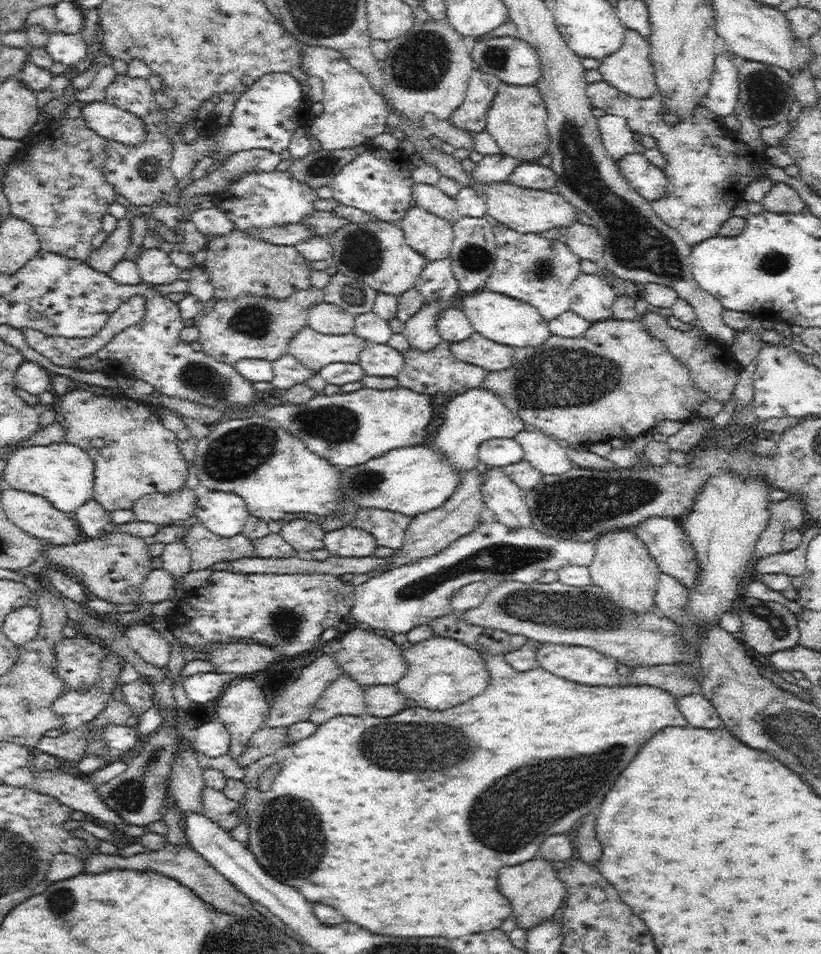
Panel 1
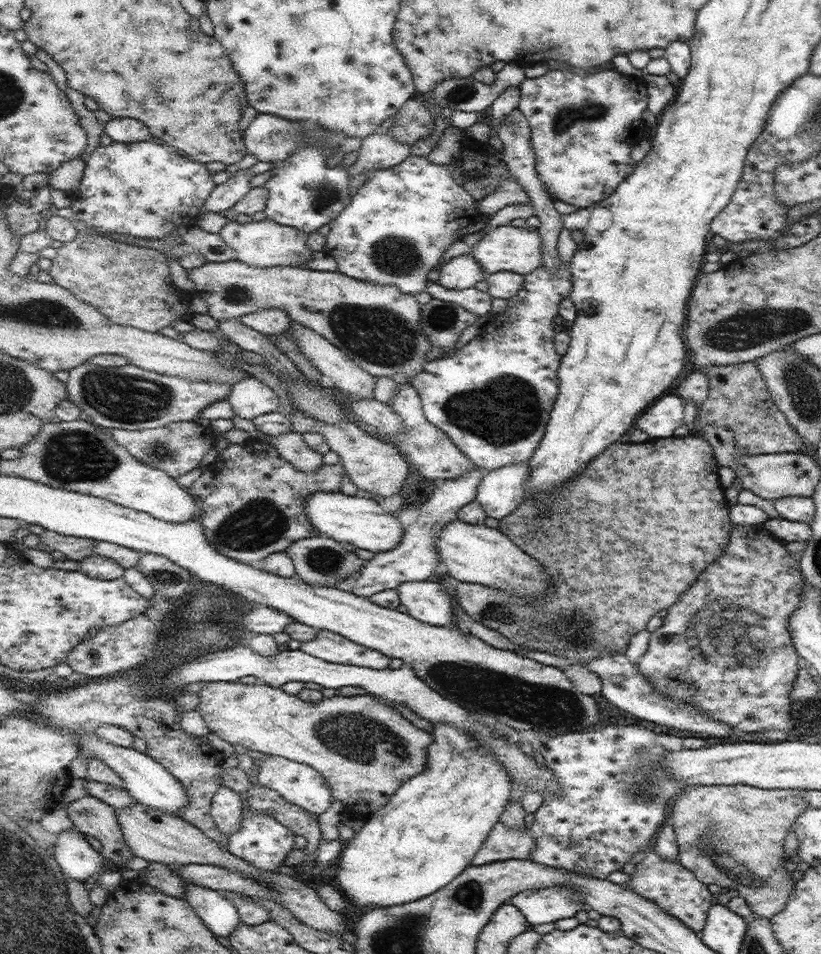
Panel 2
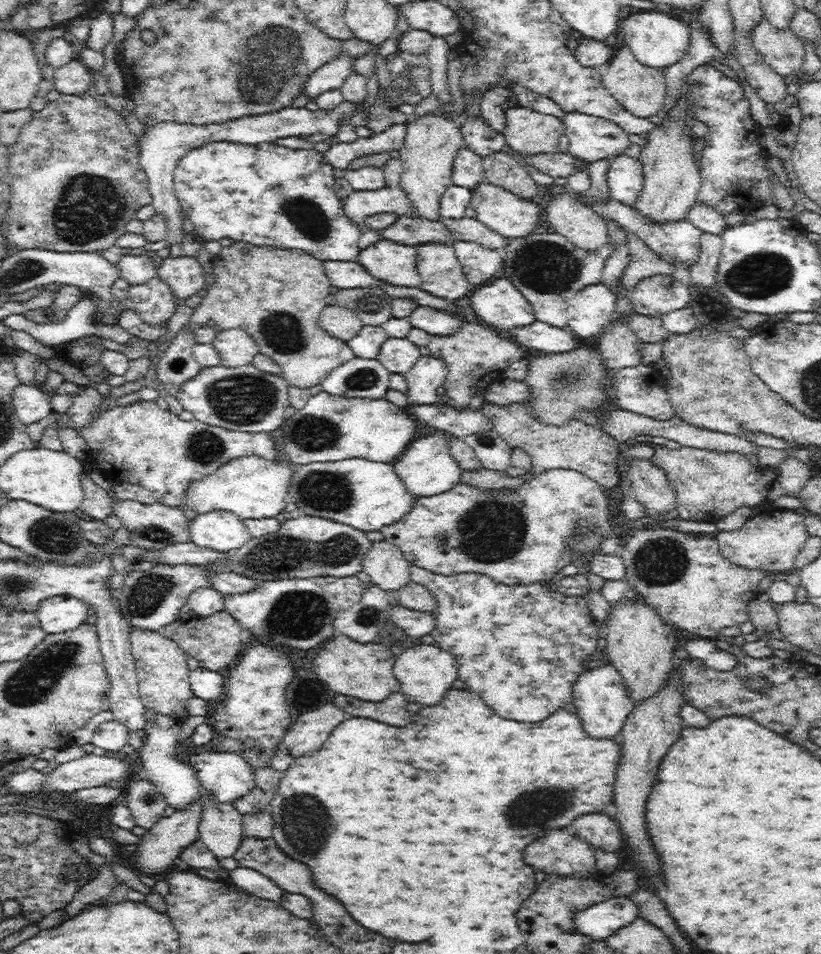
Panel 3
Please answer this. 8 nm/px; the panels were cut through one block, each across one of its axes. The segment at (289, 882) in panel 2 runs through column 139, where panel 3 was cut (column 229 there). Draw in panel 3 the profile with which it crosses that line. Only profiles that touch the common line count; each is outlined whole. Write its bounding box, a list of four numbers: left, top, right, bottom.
[198,800,244,860]

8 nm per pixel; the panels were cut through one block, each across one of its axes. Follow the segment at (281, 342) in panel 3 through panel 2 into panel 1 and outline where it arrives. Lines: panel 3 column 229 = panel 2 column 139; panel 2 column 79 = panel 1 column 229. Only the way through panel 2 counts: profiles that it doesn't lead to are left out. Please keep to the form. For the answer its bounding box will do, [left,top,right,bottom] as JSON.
[204,230,312,300]

